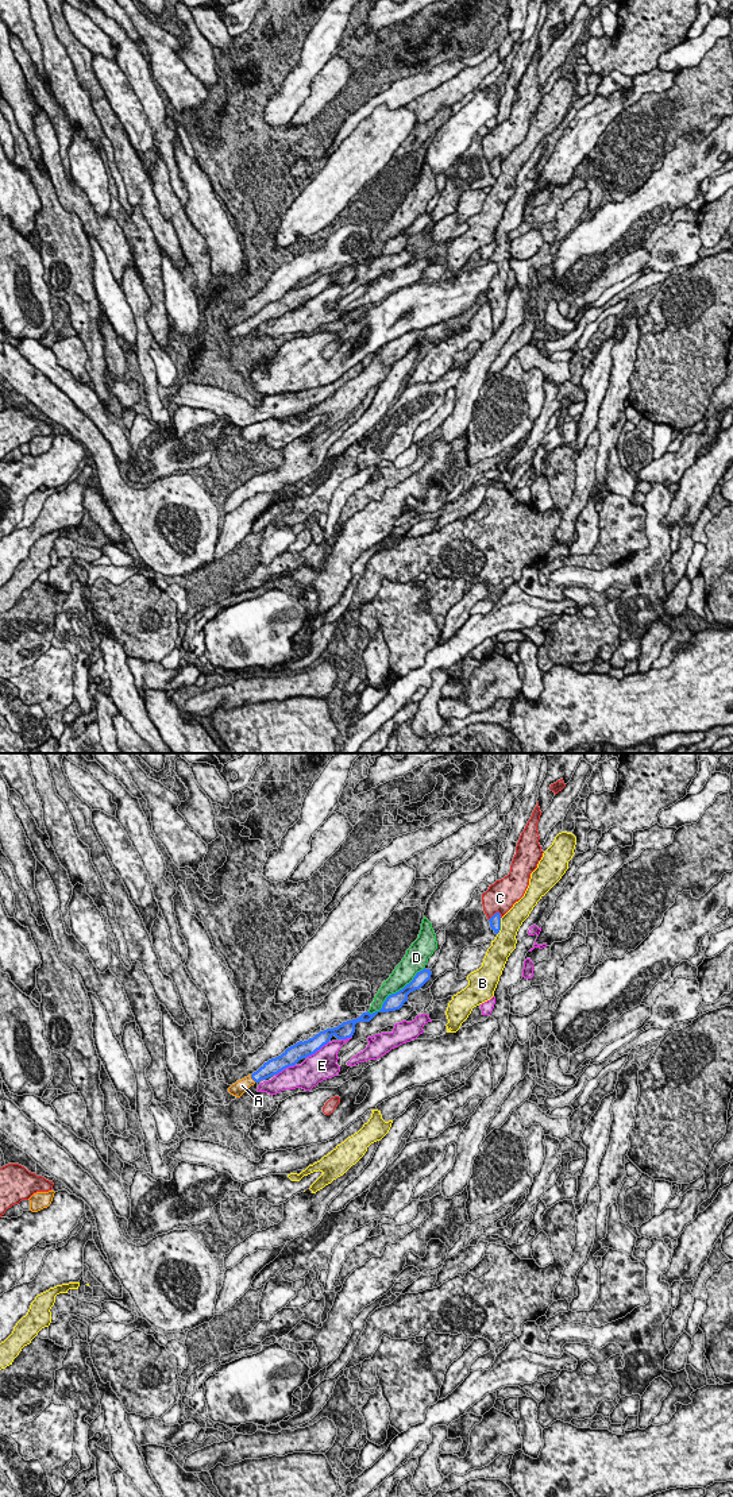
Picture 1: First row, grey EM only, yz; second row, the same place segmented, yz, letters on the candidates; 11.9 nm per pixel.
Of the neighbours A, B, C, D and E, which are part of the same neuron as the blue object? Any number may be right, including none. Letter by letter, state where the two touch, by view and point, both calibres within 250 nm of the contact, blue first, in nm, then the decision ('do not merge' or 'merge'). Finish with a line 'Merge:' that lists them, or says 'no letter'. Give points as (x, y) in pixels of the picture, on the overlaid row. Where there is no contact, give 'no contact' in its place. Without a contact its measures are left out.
A: yz (253, 1079) | 190/160 nm | merge
B: yz (500, 926) | 130/260 nm | do not merge
C: yz (494, 914) | 130/360 nm | do not merge
D: yz (396, 992) | 200/240 nm | do not merge
E: yz (316, 1050) | 200/340 nm | do not merge
Merge: A

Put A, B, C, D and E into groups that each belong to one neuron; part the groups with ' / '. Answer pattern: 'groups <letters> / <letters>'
groups A / B / C / D / E

